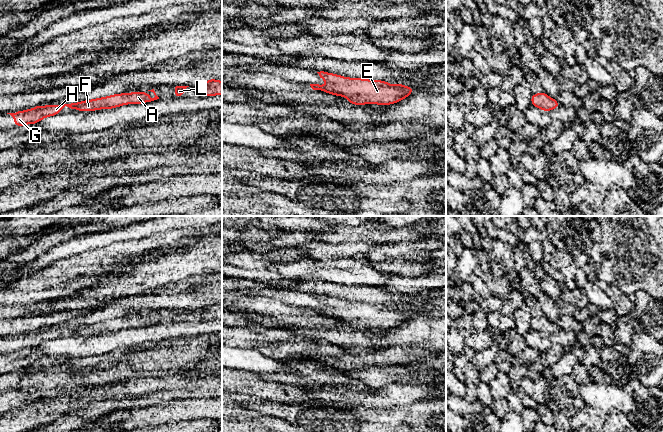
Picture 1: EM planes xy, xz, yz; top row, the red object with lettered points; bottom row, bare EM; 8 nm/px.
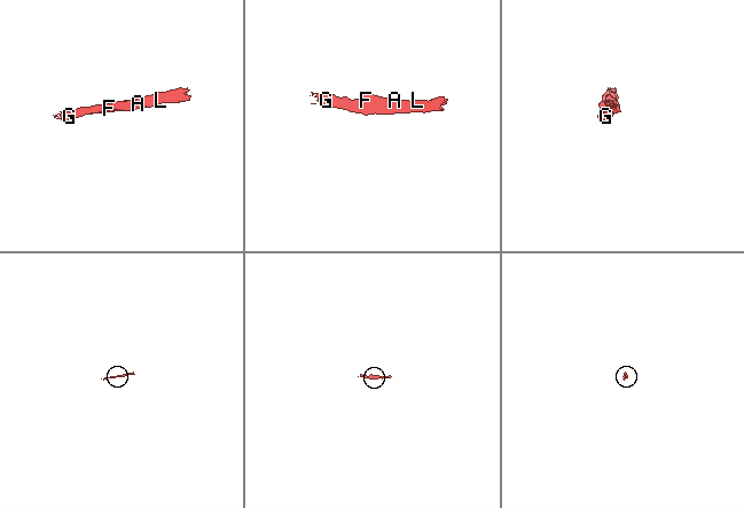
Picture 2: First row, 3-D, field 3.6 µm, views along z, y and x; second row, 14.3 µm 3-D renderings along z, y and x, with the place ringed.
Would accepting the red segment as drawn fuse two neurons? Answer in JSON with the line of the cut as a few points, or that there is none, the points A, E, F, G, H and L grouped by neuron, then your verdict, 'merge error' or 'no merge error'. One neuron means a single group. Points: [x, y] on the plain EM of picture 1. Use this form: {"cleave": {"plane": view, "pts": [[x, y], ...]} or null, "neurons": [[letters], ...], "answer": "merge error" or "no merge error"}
{"cleave": null, "neurons": [["A", "E", "F", "G", "H", "L"]], "answer": "no merge error"}

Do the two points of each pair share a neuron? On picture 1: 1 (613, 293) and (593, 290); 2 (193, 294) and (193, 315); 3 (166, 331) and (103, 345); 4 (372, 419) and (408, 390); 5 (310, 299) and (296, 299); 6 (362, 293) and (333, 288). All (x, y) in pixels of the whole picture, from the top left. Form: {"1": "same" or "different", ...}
{"1": "different", "2": "different", "3": "same", "4": "different", "5": "same", "6": "same"}

